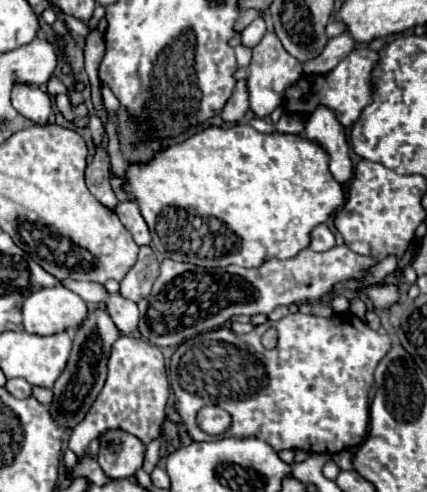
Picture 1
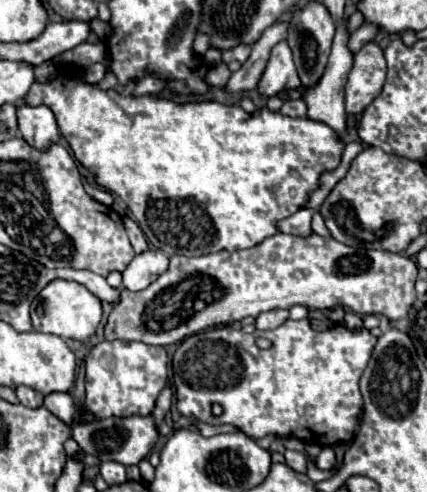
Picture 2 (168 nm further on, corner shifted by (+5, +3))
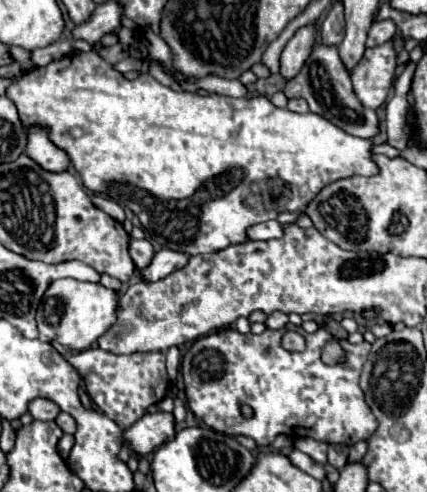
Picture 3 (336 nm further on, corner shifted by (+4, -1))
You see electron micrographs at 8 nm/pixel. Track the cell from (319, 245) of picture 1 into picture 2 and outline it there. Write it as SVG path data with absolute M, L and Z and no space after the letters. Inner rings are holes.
M300 208L296 214L276 222L276 230L278 232L284 232L284 234L296 234L296 236L308 236L312 234L312 228L310 228L310 222L312 222L312 210L306 210L306 208Z

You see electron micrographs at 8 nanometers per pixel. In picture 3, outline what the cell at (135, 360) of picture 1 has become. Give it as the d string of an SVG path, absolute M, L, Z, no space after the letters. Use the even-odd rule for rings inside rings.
M51 342L77 372L85 380L87 394L91 396L93 404L107 414L113 422L117 422L119 428L131 426L137 418L141 418L149 406L163 400L167 386L170 384L167 372L165 372L165 354L163 352L145 352L145 354L113 354L101 348L89 348L75 356L67 354L61 344Z

